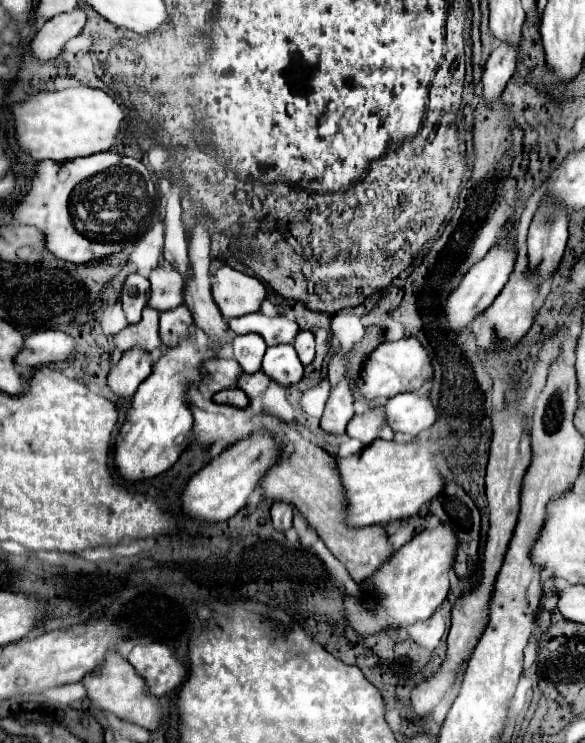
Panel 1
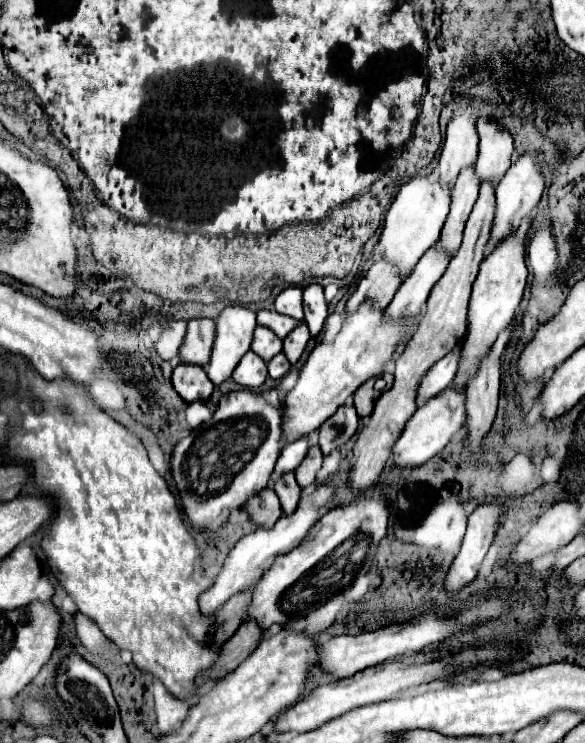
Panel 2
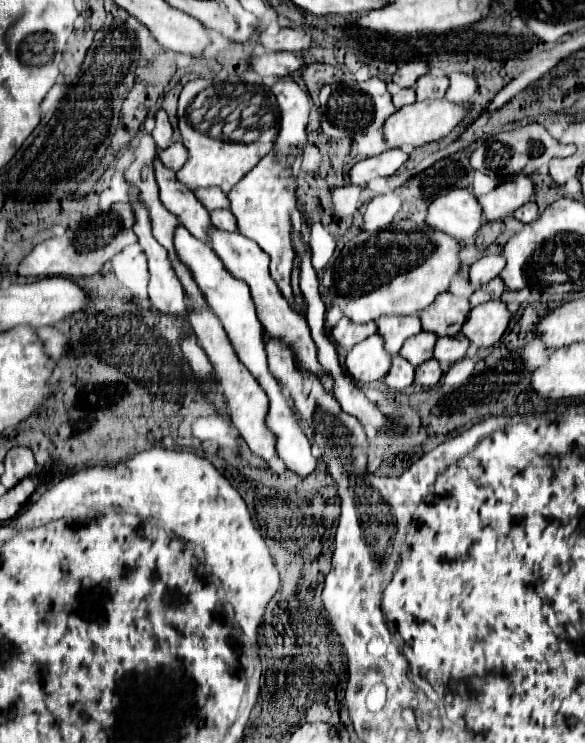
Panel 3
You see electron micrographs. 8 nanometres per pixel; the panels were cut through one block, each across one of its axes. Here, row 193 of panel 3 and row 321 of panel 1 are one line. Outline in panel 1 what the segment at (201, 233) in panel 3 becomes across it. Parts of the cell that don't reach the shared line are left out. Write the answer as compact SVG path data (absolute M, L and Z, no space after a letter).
M180 304L172 310L160 312L160 340L162 340L162 344L174 346L188 332L188 328L192 324L194 324L192 314L188 312L188 308L184 304Z

